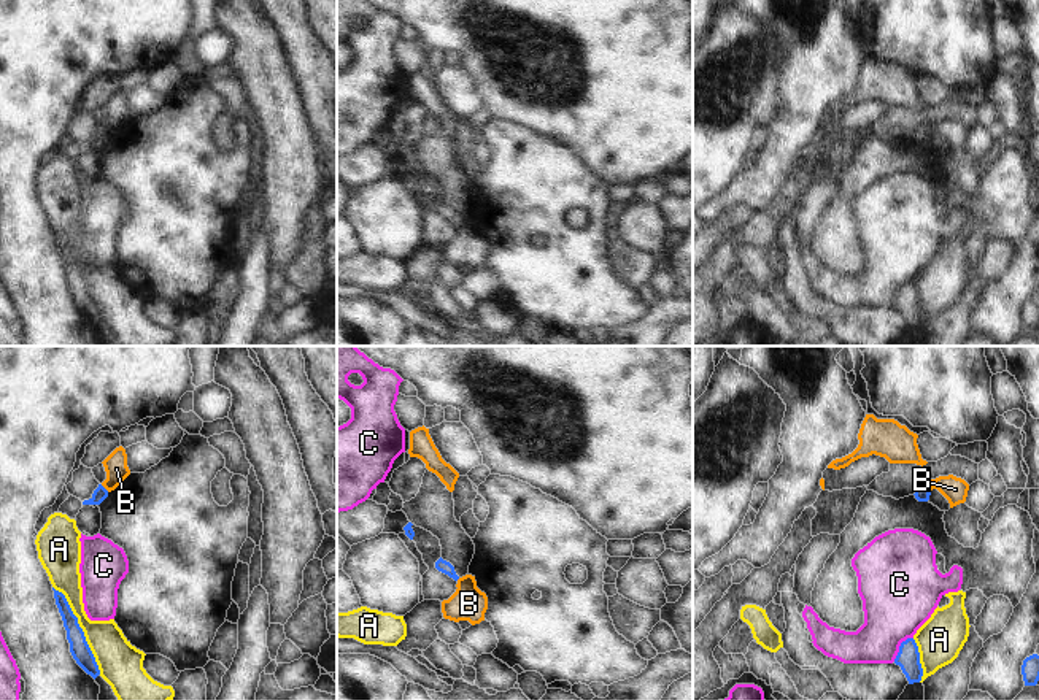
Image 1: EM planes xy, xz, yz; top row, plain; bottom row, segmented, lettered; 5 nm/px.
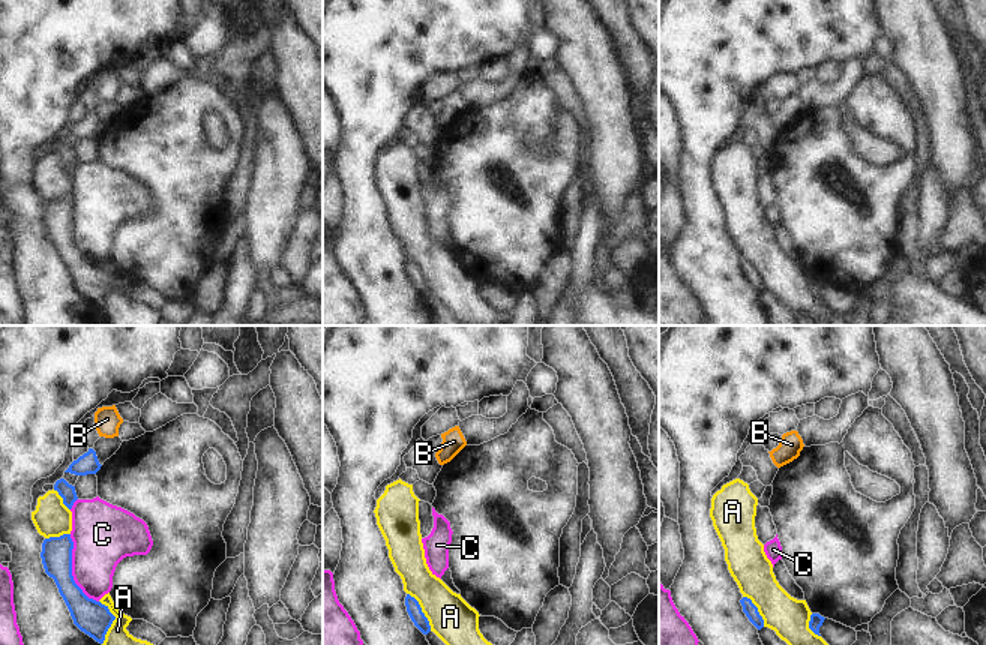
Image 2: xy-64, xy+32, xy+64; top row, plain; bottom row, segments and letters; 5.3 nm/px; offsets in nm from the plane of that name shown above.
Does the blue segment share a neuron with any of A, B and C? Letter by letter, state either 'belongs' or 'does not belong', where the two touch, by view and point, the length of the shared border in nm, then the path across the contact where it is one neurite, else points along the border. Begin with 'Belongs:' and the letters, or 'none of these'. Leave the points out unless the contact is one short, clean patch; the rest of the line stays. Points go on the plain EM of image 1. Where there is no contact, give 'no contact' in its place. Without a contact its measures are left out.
Belongs: none of these
A: does not belong; contact xy (81, 273); length 500 nm
B: does not belong; contact yz (928, 134); length 50 nm; border yz (925, 129), (930, 137)
C: does not belong; contact yz (899, 291); length 160 nm

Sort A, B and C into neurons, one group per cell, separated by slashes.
A B / C

